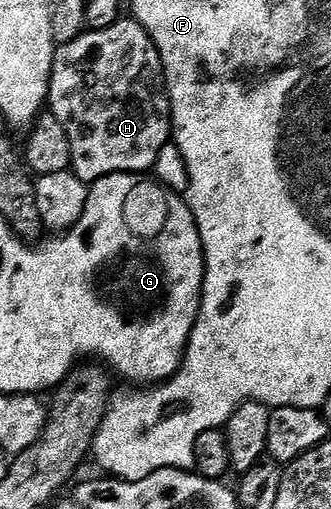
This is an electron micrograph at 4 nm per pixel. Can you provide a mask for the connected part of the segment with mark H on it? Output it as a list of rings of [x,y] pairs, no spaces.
[[[121,18],[114,26],[106,26],[106,30],[86,30],[74,38],[74,42],[57,47],[47,107],[50,115],[62,122],[66,138],[70,138],[71,172],[89,186],[95,180],[119,172],[151,173],[158,154],[170,143],[172,104],[168,101],[168,86],[164,83],[162,58],[148,31],[134,18]]]

